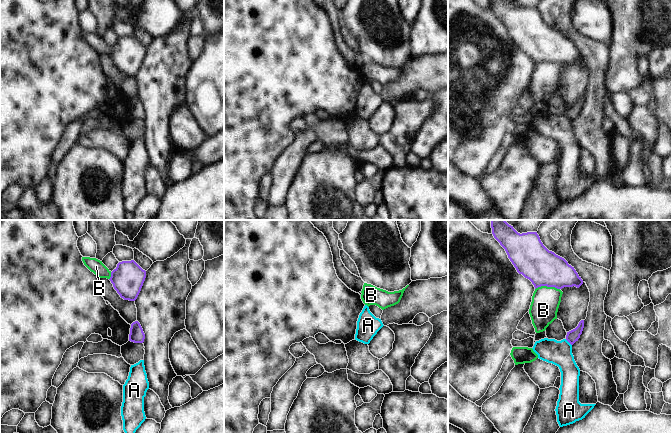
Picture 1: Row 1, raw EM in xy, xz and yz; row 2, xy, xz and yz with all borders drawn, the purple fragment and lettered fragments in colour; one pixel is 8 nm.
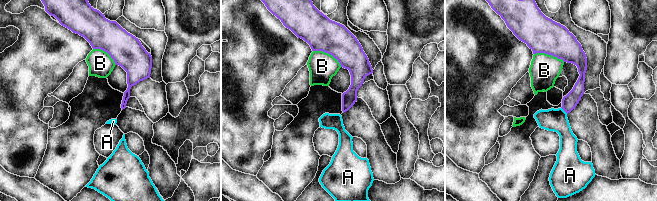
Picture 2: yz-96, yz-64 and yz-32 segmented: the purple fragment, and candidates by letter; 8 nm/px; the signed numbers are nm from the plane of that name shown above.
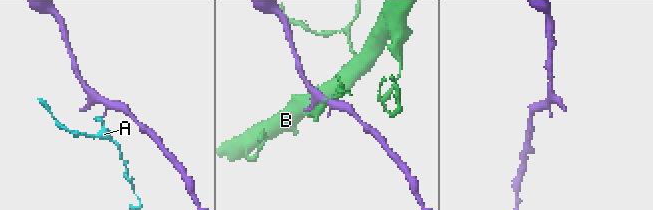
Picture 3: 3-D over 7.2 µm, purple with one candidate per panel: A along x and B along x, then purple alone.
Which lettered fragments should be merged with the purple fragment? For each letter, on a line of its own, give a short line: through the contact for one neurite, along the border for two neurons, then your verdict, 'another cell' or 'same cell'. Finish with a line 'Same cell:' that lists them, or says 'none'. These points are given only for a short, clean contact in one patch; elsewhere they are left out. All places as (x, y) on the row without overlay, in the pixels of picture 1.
A: line yz (565, 115), (571, 121); another cell
B: another cell
Same cell: none

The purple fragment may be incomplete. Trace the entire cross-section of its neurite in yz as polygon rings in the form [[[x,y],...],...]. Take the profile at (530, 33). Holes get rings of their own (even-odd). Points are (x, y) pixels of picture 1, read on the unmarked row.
[[[491,0],[491,4],[517,48],[529,55],[535,65],[541,62],[579,64],[583,60],[574,43],[549,27],[537,8],[520,10],[509,0]]]

